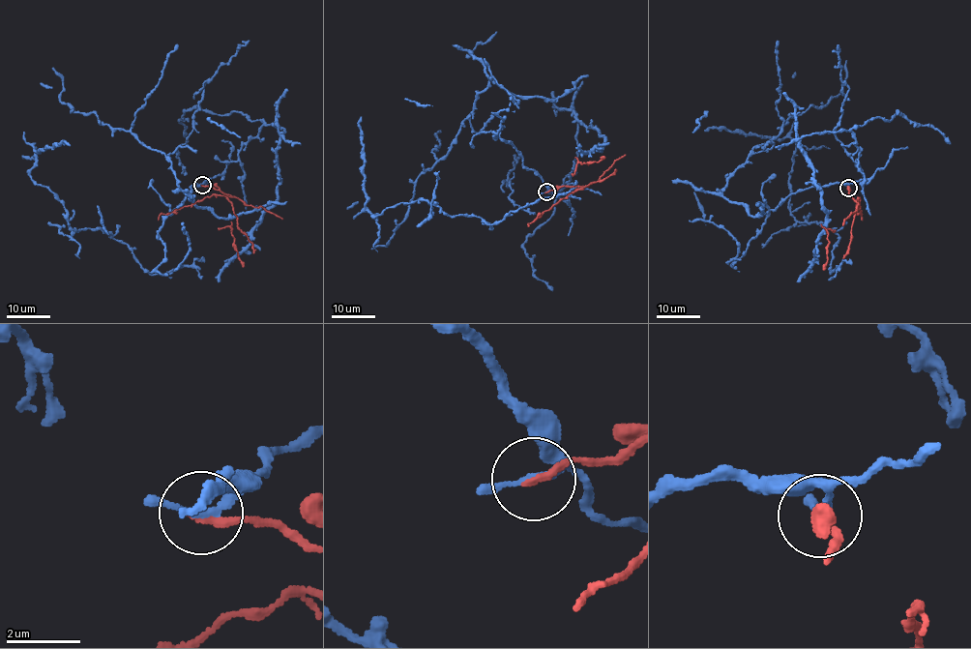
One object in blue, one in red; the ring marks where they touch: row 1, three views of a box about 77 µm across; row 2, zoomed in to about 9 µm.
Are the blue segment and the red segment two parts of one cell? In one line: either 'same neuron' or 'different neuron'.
different neuron

